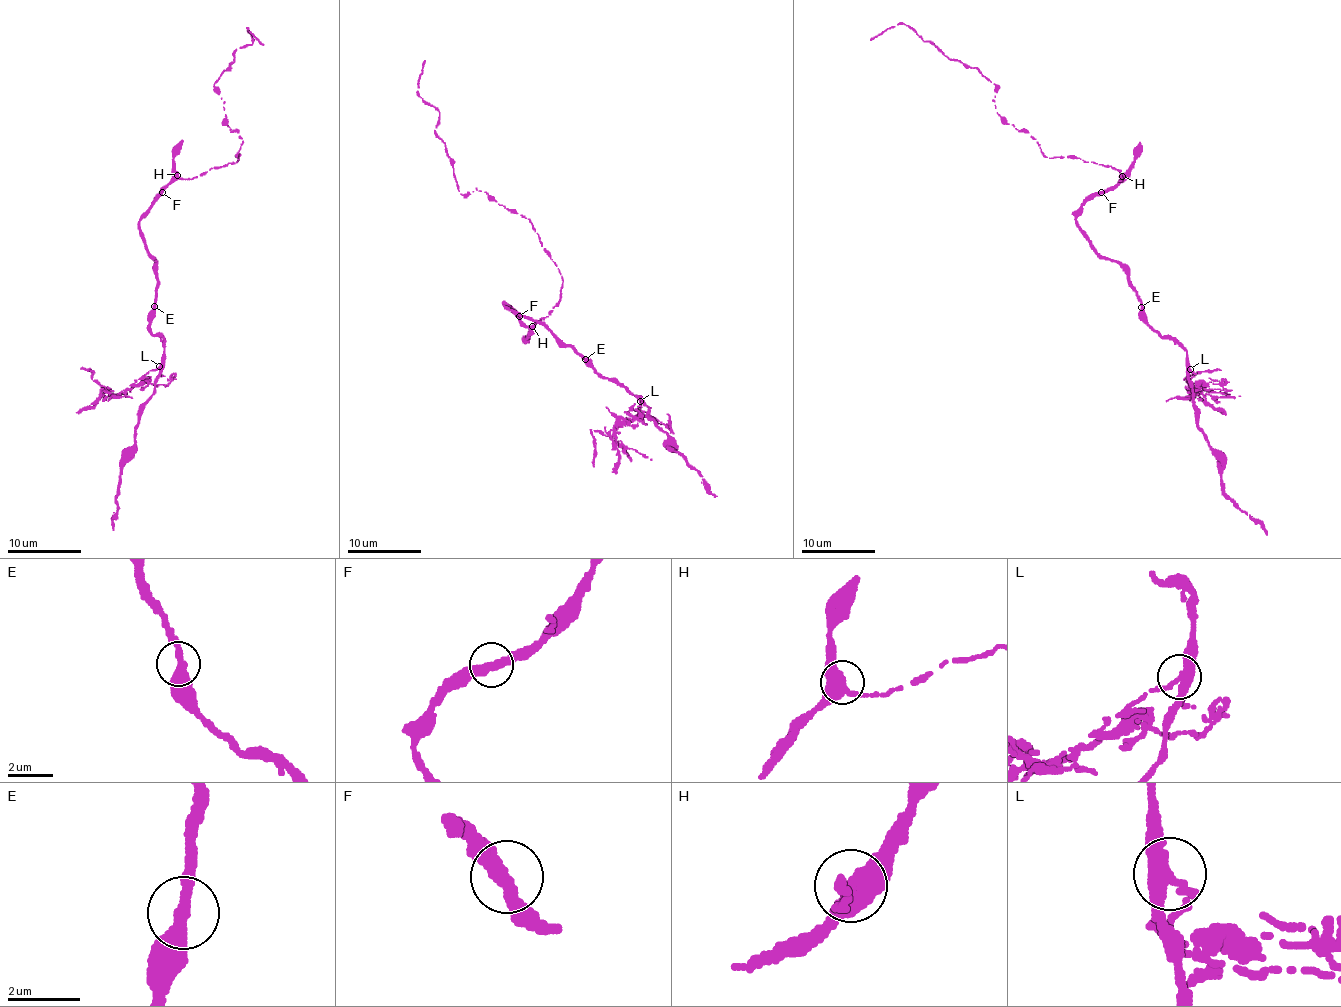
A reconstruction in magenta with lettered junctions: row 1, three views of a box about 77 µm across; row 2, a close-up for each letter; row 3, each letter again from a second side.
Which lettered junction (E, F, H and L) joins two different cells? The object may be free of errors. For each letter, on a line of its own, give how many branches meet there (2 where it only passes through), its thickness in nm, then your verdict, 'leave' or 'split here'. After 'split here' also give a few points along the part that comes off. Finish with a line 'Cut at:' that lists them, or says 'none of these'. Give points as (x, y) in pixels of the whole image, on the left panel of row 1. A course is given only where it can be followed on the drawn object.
E: 2 branches meet; 360 nm thick; leave
F: 2 branches meet; 360 nm thick; leave
H: 3 branches meet; 360 nm thick; leave
L: 3 branches meet; 320 nm thick; split here; foreign part runs (159, 366), (150, 370), (130, 388), (116, 394), (91, 378), (91, 370), (80, 369)
Cut at: L

